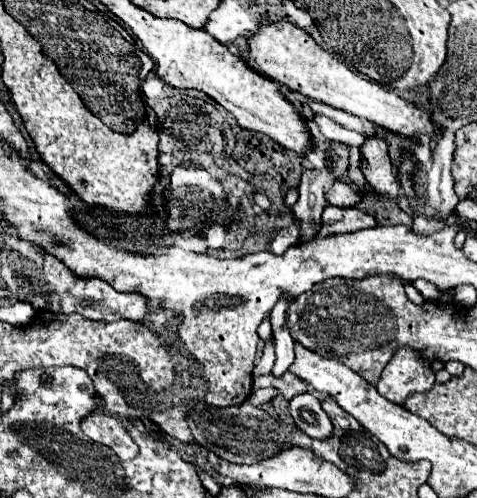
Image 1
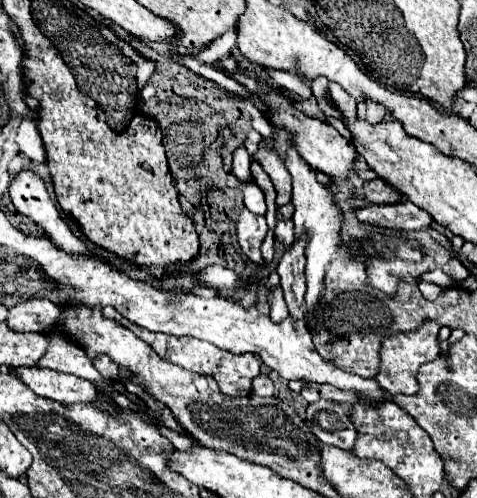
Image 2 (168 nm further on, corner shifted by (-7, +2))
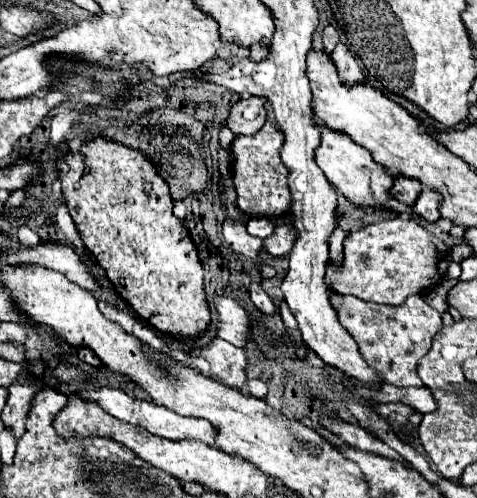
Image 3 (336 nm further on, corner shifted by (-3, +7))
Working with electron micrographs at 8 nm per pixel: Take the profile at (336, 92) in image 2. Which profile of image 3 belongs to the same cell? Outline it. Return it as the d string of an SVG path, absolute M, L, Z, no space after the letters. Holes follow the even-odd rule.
M333 24L328 25L326 27L326 30L324 30L323 32L322 40L325 52L327 53L328 56L330 56L330 54L332 54L332 50L334 50L332 46L334 46L334 44L338 44L338 42L340 41L338 26Z

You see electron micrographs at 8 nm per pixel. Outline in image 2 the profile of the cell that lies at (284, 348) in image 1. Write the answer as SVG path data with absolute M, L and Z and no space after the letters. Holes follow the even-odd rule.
M296 241L280 259L278 263L278 275L280 285L284 289L284 297L288 303L288 311L294 319L304 319L304 293L306 293L306 281L304 281L304 241Z

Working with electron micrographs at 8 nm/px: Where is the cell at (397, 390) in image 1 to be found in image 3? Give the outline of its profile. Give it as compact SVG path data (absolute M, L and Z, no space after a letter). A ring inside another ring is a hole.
M330 294L332 306L338 310L340 324L350 332L356 340L360 354L366 364L380 374L382 384L394 386L422 386L422 380L416 374L416 364L424 352L428 352L434 334L442 328L440 312L430 308L420 294L408 296L408 300L400 306L388 304L372 304L358 300L356 296L340 296Z

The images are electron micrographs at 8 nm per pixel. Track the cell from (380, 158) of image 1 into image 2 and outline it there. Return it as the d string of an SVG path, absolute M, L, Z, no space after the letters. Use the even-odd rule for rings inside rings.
M358 101L358 113L360 113L360 119L372 121L372 123L380 123L386 119L384 105L376 101Z

